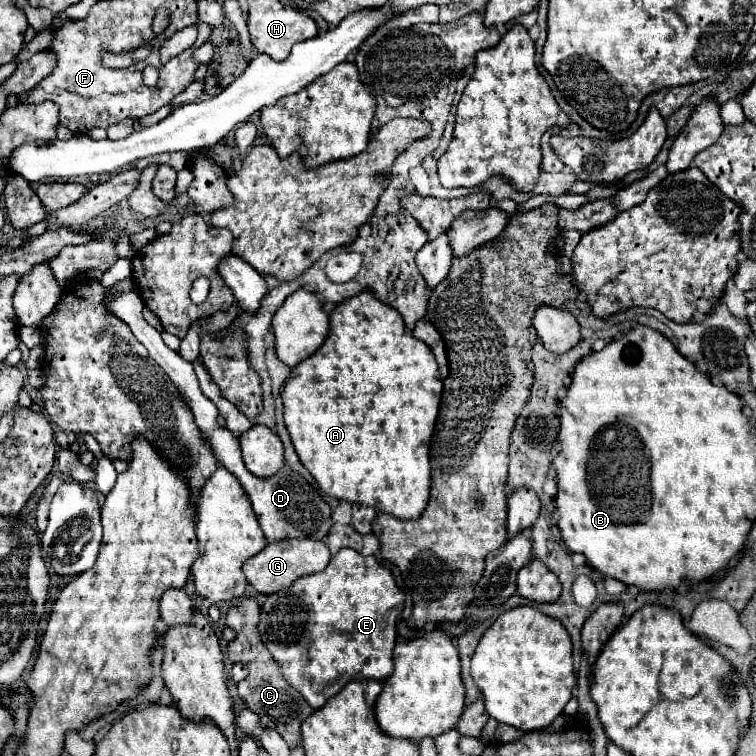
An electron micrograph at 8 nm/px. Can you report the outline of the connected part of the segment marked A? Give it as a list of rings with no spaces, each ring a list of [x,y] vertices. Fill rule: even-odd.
[[[365,291],[335,307],[325,343],[293,367],[281,399],[293,447],[323,493],[339,501],[373,507],[397,519],[415,519],[421,517],[429,503],[429,441],[439,413],[441,391],[443,377],[431,349],[411,333],[407,335],[405,323],[395,309]]]

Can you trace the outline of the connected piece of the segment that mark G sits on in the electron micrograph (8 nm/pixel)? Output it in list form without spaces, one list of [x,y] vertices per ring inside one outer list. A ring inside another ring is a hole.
[[[283,539],[283,541],[269,543],[261,553],[247,559],[243,565],[243,571],[245,571],[249,585],[257,593],[269,595],[269,593],[279,593],[281,589],[289,589],[289,585],[293,581],[297,581],[297,577],[305,577],[305,575],[313,575],[313,573],[323,571],[327,567],[329,559],[331,559],[331,553],[323,541]]]

